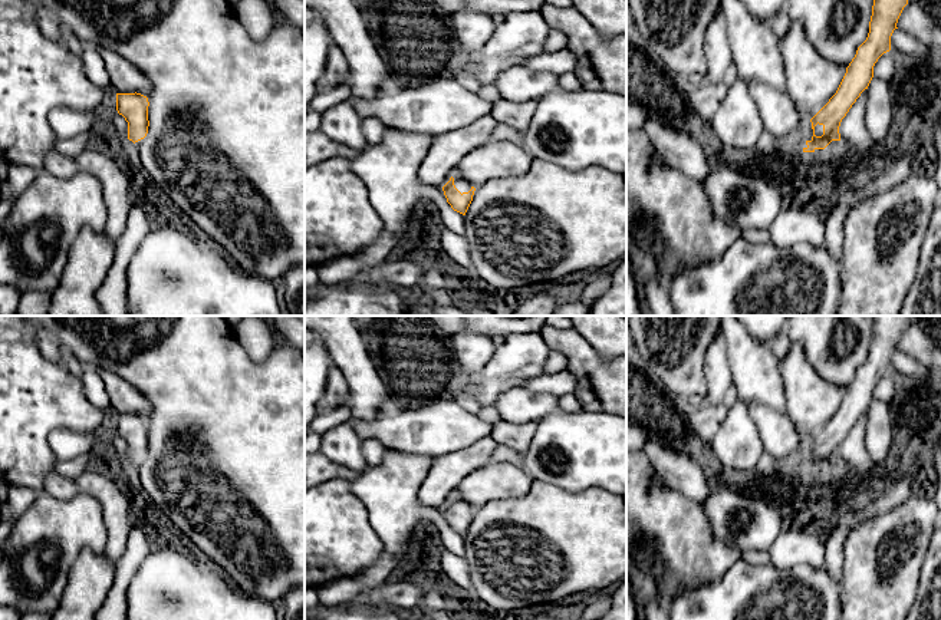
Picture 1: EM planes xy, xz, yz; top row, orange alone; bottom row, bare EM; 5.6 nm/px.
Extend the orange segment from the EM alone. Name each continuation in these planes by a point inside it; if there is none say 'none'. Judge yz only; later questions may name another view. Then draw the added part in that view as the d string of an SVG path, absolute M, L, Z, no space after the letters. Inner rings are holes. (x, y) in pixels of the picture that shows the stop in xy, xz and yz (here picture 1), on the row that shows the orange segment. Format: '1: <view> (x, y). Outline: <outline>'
1: yz (808, 132). Outline: M809 121L803 129L803 133L800 135L800 146L807 148L806 142L812 141L813 129L812 122Z

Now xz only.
1: xz (461, 185). Outline: M453 177L454 178L454 185L455 188L463 194L463 192L468 192L471 189L471 184L461 179L461 178L457 178L457 177Z

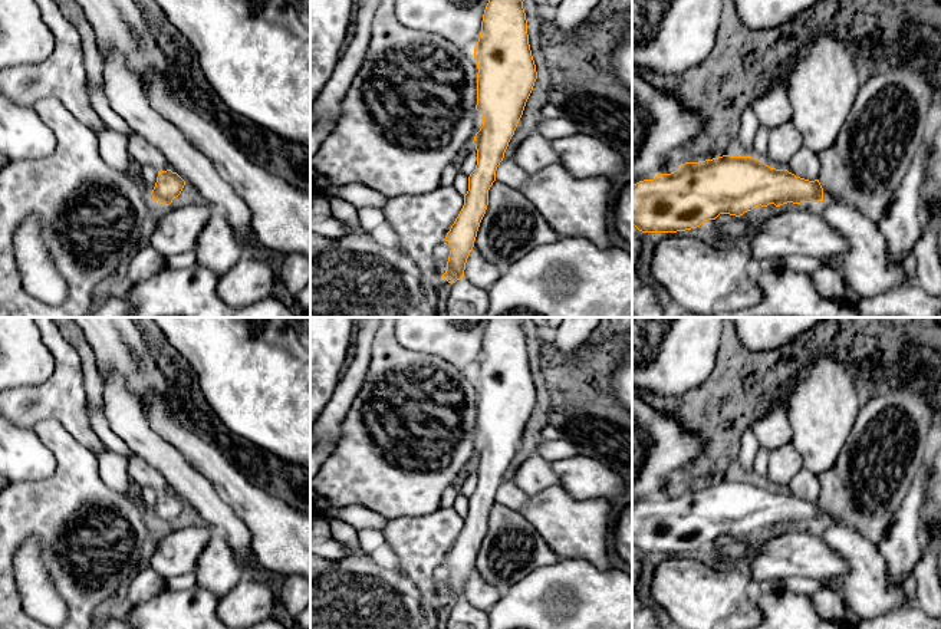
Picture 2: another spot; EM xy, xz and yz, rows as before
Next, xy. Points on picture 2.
none

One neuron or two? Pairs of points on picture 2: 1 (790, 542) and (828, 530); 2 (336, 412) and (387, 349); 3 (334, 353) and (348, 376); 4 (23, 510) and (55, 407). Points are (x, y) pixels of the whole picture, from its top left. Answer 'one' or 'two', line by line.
1: two
2: two
3: two
4: one

